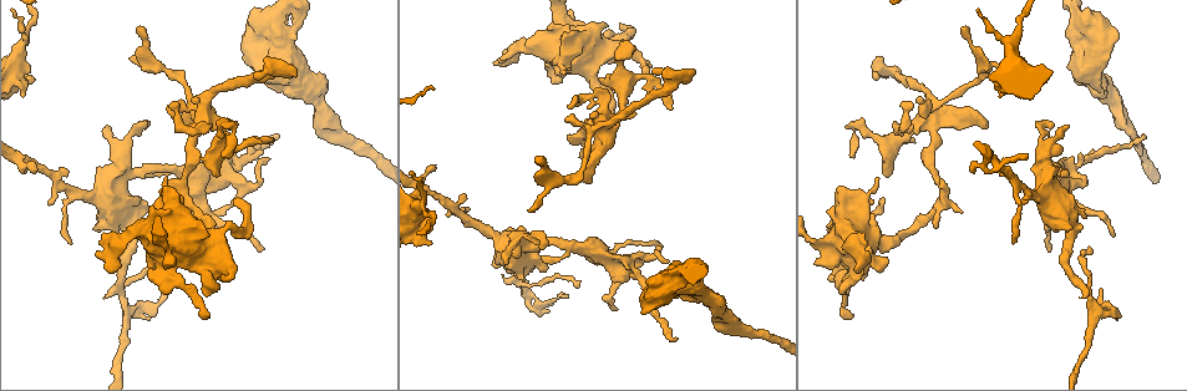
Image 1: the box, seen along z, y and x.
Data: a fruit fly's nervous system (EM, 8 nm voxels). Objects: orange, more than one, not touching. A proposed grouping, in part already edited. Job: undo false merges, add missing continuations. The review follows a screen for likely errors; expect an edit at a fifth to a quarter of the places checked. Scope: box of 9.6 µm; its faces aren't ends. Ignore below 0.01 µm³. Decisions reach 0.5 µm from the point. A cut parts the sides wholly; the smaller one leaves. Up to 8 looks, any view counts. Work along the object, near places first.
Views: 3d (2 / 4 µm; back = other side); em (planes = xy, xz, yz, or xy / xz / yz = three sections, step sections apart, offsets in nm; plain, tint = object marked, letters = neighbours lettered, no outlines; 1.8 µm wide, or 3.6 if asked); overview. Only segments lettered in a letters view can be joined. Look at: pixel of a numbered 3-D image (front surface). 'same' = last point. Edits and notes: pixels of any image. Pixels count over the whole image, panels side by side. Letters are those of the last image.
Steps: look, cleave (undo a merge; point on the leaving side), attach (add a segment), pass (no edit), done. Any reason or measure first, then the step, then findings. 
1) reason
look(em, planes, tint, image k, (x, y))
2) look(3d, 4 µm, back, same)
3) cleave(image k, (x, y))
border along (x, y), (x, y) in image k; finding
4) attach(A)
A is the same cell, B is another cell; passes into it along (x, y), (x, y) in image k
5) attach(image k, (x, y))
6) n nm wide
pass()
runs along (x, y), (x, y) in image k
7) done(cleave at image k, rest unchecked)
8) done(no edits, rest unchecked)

a fork
look(em, xz, step 4, letters, image 1, (24, 161))

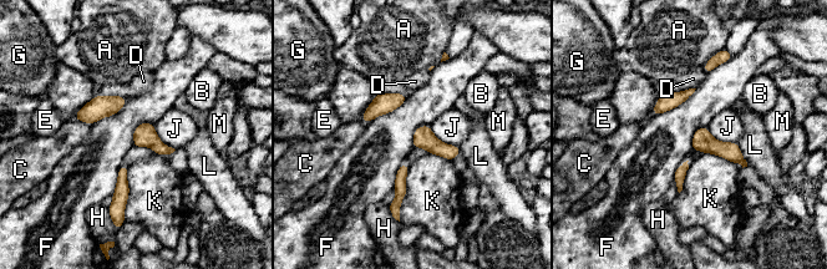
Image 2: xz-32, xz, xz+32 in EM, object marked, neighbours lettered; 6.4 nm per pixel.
130 nm wide
pass()
A, B, C, D, E, F, G, H, J, K, L and M are other cells; border along (696, 89), (683, 102), (653, 116) in image 2; continuous, no second neuron

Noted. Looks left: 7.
look(em, xz, step 8, letters, image 1, (644, 62))

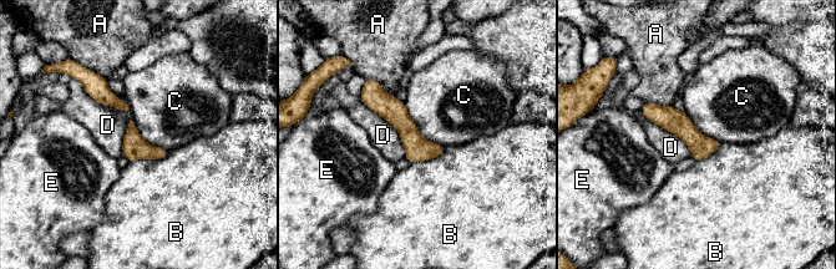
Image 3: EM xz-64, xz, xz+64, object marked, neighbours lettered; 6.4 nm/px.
look(em, planes, letters, same)

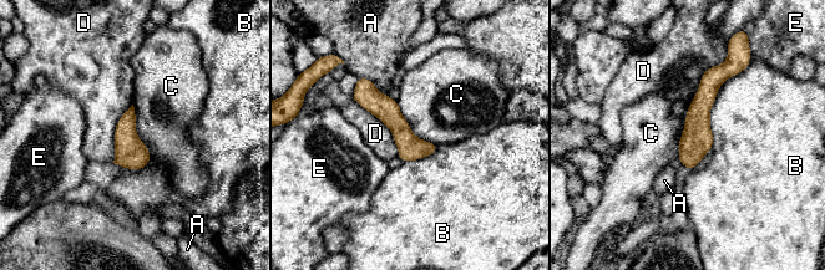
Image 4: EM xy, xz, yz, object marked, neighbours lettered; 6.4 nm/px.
D touches over 440 nm
pass()
A, B, C, D and E are other cells; border along (132, 103), (136, 134), (151, 158) in image 4; continuous, no second neuron

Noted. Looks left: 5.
sharp bend
look(3d, 4 µm, image 1, (851, 137))

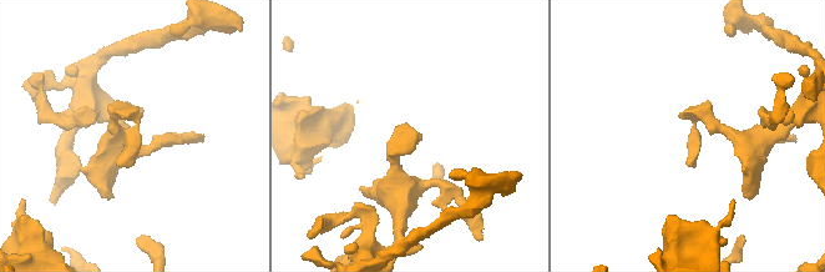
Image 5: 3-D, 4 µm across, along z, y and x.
need the tissue
look(em, planes, tint, image 5, (406, 138))

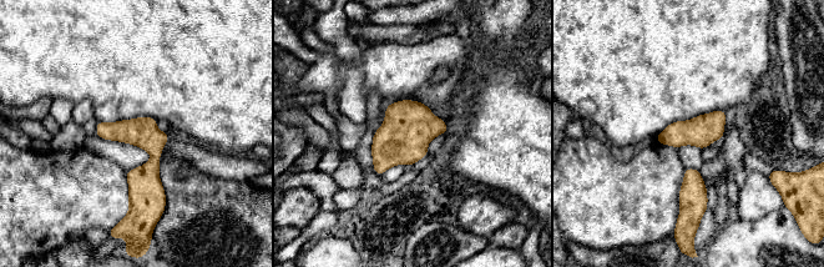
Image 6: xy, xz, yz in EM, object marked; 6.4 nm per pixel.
look(em, planes, letters, same)

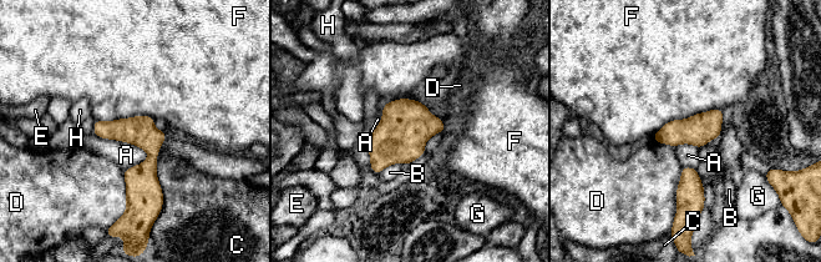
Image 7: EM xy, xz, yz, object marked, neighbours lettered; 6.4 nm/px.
F touches over 480 nm
pass()
A, B, C, D, E, F, G and H are other cells; runs along (97, 124), (151, 149), (137, 206) in image 7; continuous, no second neuron

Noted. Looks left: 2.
done(no edits, rest unchecked)

